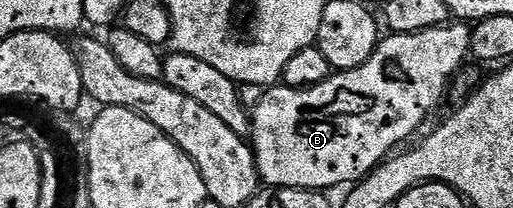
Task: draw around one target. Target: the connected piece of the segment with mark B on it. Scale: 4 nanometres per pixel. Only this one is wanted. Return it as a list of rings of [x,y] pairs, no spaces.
[[[459,21],[443,27],[422,29],[412,35],[389,34],[376,44],[376,52],[353,71],[337,71],[326,81],[306,89],[273,85],[264,92],[262,101],[251,108],[250,146],[256,156],[256,168],[265,188],[293,187],[303,191],[323,192],[324,187],[339,183],[355,185],[379,167],[424,122],[448,91],[448,82],[460,71],[470,55],[472,27]]]

